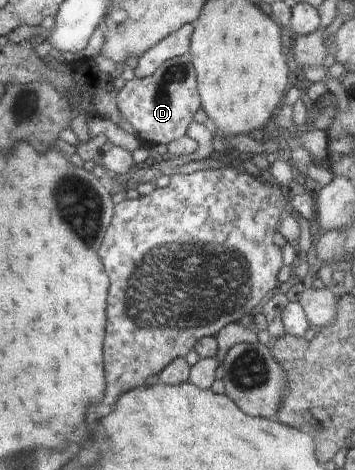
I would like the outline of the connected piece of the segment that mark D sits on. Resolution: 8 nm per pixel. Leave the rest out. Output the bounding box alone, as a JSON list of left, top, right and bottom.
[117,55,201,146]

